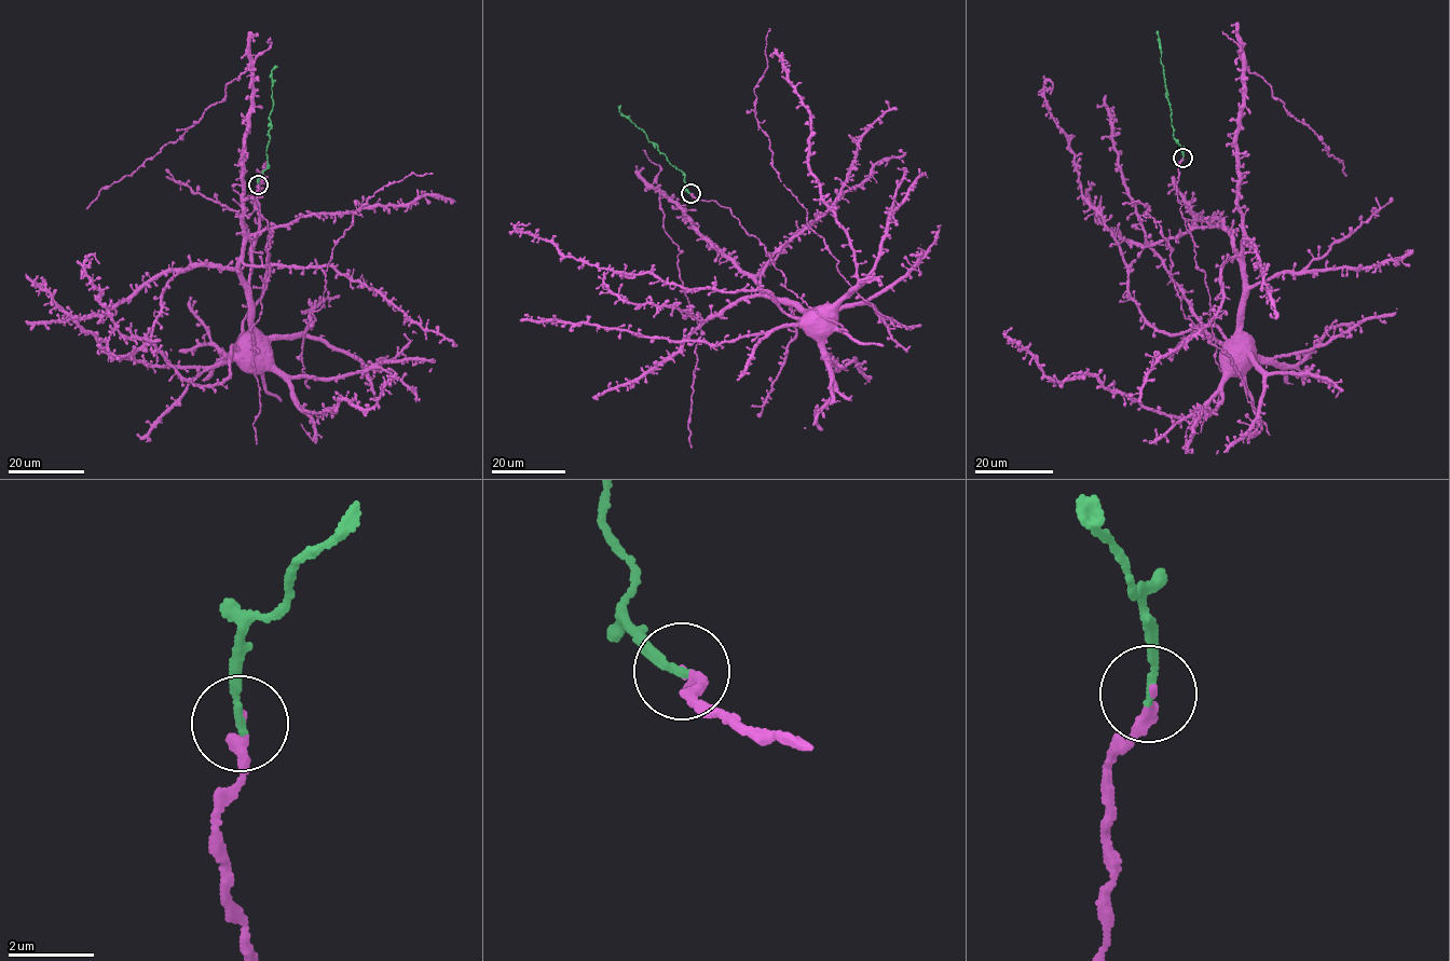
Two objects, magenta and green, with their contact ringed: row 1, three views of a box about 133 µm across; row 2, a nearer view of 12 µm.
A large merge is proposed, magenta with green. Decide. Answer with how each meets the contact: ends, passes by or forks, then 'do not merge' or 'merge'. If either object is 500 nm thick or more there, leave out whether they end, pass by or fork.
magenta ends there; green ends there; merge

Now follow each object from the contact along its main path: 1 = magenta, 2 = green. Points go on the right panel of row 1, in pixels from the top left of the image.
1: (1182, 158), (1178, 202), (1197, 268), (1205, 273), (1215, 361), (1232, 353)
2: (1182, 158), (1181, 148), (1175, 139), (1157, 33)

